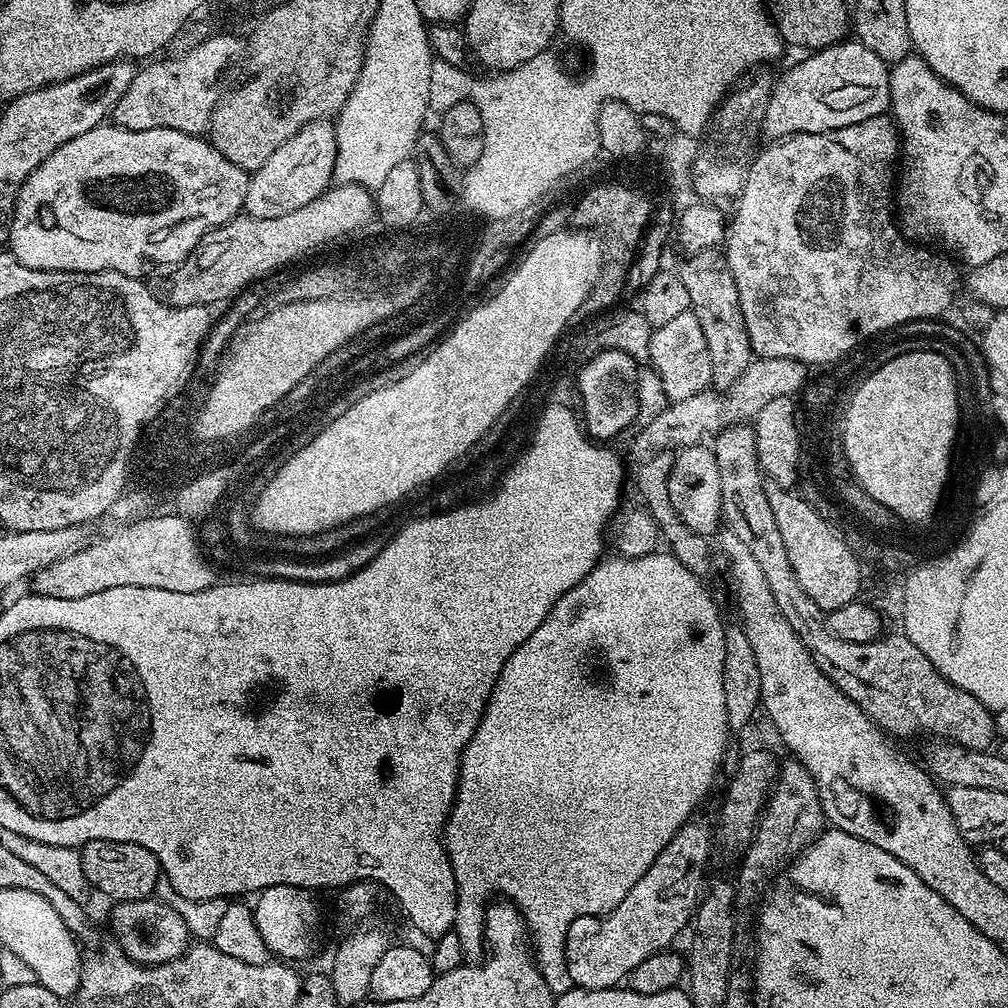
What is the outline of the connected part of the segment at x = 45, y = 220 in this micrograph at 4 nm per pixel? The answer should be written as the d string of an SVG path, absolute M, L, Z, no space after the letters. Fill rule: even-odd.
M105 122L100 127L86 134L78 134L78 138L70 138L42 166L38 166L26 178L26 182L16 194L16 209L12 219L12 232L8 235L8 244L13 256L22 262L22 266L30 266L34 270L50 270L51 272L121 272L127 276L136 276L144 260L148 264L168 264L175 266L182 263L198 246L198 242L210 230L230 222L241 215L246 198L249 173L242 171L234 162L222 158L213 144L208 143L203 135L191 136L182 130L159 128L158 130L126 130Z

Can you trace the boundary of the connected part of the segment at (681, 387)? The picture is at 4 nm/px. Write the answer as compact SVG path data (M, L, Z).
M691 310L678 314L666 326L655 329L650 338L650 354L648 355L651 367L655 368L658 378L662 378L662 390L666 390L666 398L669 402L682 398L694 398L694 394L705 391L712 383L712 363L706 346L706 338L700 329L698 318Z

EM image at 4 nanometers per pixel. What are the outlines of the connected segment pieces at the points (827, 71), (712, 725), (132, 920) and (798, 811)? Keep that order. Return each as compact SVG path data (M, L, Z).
M845 38L839 44L805 56L808 57L801 64L786 69L780 81L772 84L772 95L768 97L762 119L762 132L769 136L769 141L784 140L800 132L818 134L838 130L889 111L889 65L874 50L866 50L859 40Z
M655 550L649 553L648 556L633 559L615 559L601 559L600 563L596 565L596 568L590 570L590 574L586 574L586 578L582 578L582 582L578 582L578 586L574 586L566 594L562 594L562 598L558 598L558 602L550 610L550 614L542 622L542 626L538 626L538 630L534 630L534 634L530 634L530 638L526 638L526 642L522 642L522 646L518 646L518 650L514 650L514 654L510 654L506 666L502 666L502 670L498 674L498 682L492 691L492 697L488 699L488 705L484 707L484 717L480 720L480 725L474 730L474 734L470 738L466 750L460 756L460 777L458 778L458 786L456 787L456 803L452 811L448 813L448 820L444 824L444 834L442 837L444 849L448 851L448 857L452 863L454 878L456 879L456 922L454 930L458 934L458 942L462 942L462 950L464 951L465 957L469 961L476 962L485 955L485 907L495 896L507 898L517 911L521 912L524 916L524 927L528 929L531 951L534 953L534 959L540 968L542 978L546 978L546 986L550 986L553 997L561 996L562 993L569 992L573 988L570 973L567 970L566 950L564 949L567 940L567 928L580 915L604 916L608 912L615 910L615 907L622 902L622 898L625 898L626 894L629 894L630 890L633 889L634 884L646 874L663 848L670 843L680 828L689 821L689 818L693 815L691 812L703 802L704 795L707 794L712 786L712 782L716 778L716 771L717 774L721 771L724 763L724 751L730 744L730 739L728 739L728 736L730 737L730 729L727 722L725 695L722 688L723 632L725 621L723 619L720 620L720 612L716 609L716 604L712 601L711 594L704 589L705 581L699 576L690 574L690 570L686 570L686 566L682 566L682 562L678 562L678 558L674 558L671 552L667 550Z
M122 900L113 903L111 907L110 926L117 938L115 941L137 964L151 966L176 960L189 943L190 933L185 920L160 900Z
M788 758L785 764L783 761L779 765L776 782L772 791L768 793L768 799L764 801L764 810L756 822L752 842L743 853L744 861L740 864L740 880L738 879L739 903L755 905L756 892L765 891L764 883L771 878L772 871L780 867L783 869L825 831L825 828L824 811L820 805L814 778L799 760Z

